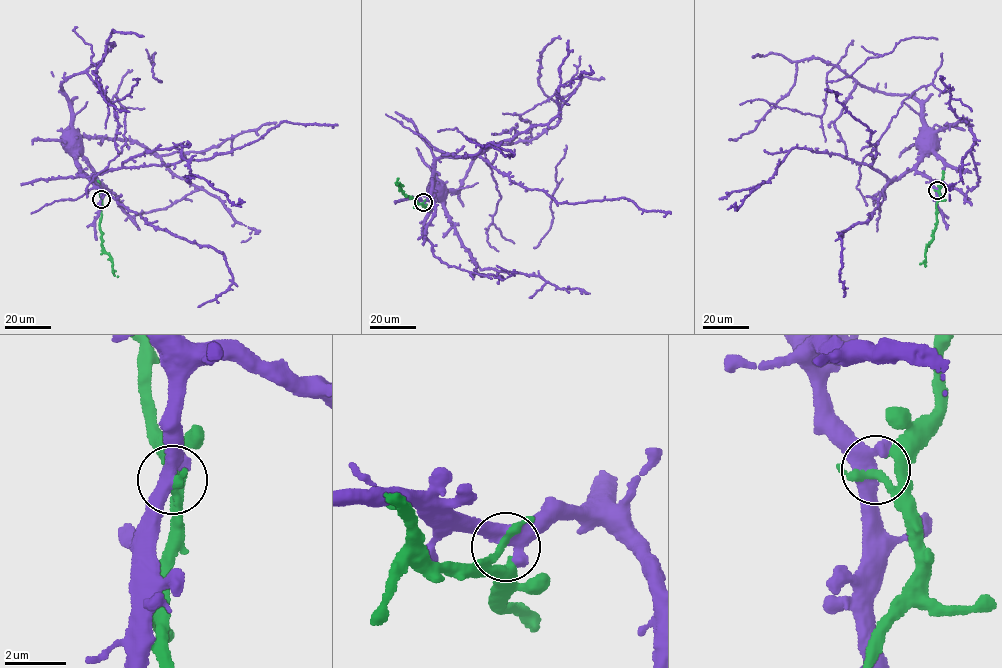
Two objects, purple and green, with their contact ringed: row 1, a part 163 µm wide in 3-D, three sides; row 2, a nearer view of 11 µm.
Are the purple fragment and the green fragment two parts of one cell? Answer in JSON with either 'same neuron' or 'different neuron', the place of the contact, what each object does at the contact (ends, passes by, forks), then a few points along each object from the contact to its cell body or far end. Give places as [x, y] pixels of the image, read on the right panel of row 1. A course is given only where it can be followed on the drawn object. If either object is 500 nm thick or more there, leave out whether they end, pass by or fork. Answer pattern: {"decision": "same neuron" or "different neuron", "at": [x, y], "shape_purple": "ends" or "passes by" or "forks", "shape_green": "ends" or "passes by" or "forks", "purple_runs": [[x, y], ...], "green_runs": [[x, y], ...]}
{"decision": "same neuron", "at": [937, 190], "shape_purple": "passes by", "shape_green": "forks", "purple_runs": [[936, 190], [929, 178], [916, 170], [924, 147]], "green_runs": [[937, 190], [940, 199], [936, 204], [936, 226], [933, 239], [926, 247], [924, 266]]}

